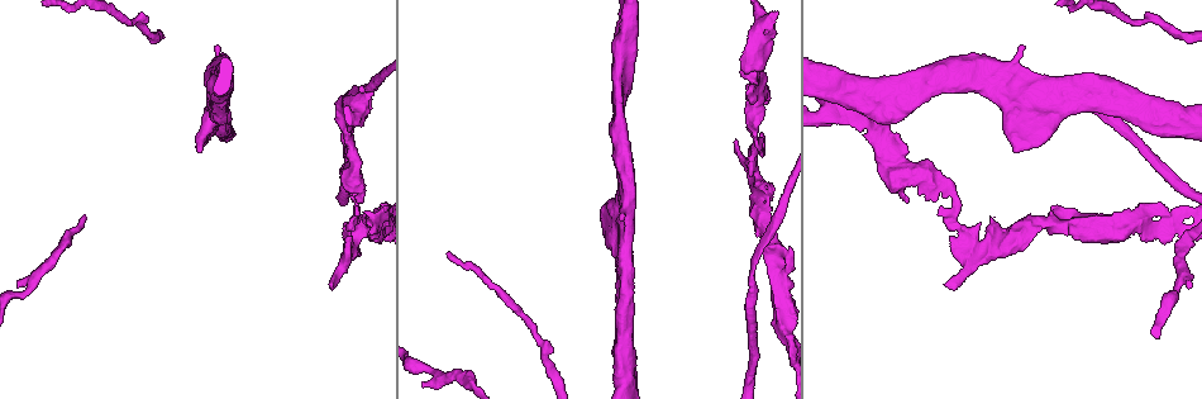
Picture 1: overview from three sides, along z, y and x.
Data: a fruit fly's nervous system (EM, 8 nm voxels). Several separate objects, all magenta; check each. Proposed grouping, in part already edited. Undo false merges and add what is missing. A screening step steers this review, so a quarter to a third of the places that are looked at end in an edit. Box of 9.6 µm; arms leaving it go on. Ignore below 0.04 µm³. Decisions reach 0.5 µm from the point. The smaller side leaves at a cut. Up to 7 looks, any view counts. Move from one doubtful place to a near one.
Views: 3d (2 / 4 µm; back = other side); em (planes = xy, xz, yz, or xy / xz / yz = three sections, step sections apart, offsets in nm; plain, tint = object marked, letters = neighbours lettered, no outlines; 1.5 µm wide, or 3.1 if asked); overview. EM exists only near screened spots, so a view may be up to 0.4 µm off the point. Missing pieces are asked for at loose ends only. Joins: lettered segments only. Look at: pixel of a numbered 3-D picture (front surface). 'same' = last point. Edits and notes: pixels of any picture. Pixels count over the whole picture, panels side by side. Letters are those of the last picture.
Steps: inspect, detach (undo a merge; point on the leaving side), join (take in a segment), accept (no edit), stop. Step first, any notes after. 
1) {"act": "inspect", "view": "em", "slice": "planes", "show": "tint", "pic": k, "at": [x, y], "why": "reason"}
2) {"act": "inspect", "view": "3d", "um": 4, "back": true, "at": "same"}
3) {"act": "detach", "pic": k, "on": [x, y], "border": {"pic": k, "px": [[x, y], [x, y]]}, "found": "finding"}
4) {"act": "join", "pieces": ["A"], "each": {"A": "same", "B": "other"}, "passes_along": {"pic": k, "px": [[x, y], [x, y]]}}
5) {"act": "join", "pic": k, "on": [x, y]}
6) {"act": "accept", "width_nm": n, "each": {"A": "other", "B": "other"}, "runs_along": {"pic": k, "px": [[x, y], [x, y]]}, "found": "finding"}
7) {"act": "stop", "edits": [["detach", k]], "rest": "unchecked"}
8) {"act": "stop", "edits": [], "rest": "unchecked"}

{"act": "inspect", "view": "em", "slice": "planes", "show": "letters", "pic": 1, "at": [356, 115], "why": "thick turns thin"}

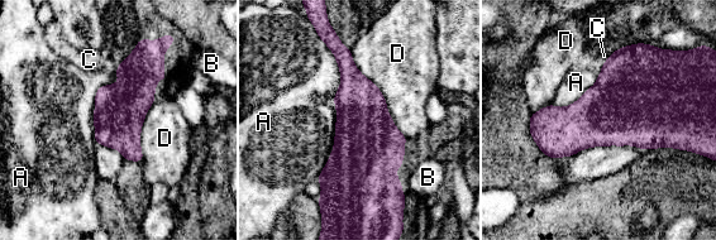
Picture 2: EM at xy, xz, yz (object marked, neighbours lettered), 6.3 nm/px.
{"act": "accept", "width_nm": 320, "each": {"A": "other", "B": "other", "C": "other", "D": "other"}, "border": {"pic": 2, "px": [[348, 48], [406, 138]]}, "found": "all the same cell"}

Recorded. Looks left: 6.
{"act": "inspect", "view": "em", "slice": "xy", "step": 4, "show": "letters", "pic": 1, "at": [333, 285], "why": "free end"}

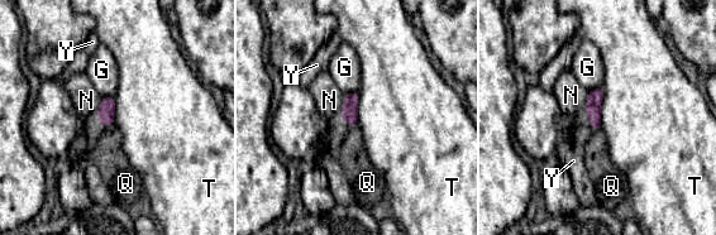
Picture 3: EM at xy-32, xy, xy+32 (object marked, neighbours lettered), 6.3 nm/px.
{"act": "accept", "each": {"G": "other", "N": "other", "Q": "other", "T": "other", "Y": "other"}, "border": {"pic": 3, "px": [[602, 87], [600, 126]]}, "found": "none of them fits"}

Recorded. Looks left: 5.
{"act": "inspect", "view": "3d", "um": 2, "pic": 1, "at": [769, 203], "why": "free end"}

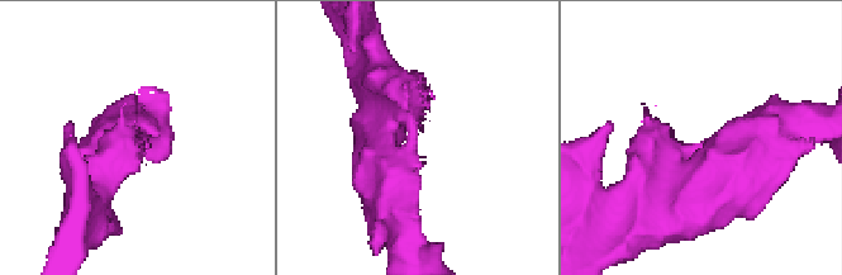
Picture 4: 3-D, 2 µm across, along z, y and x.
{"act": "inspect", "view": "em", "slice": "xy", "step": 8, "show": "letters", "pic": 4, "at": [701, 144], "why": "now the EM"}

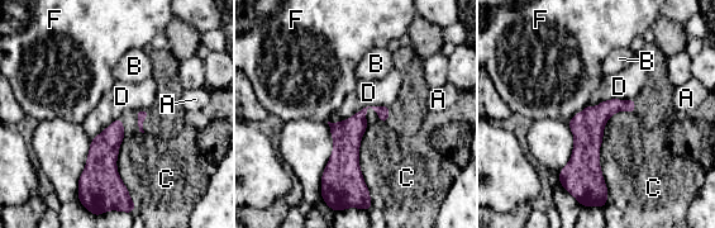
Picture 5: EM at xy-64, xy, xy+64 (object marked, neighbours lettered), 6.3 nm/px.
{"act": "accept", "each": {"A": "other", "B": "other", "C": "other", "D": "other", "F": "other"}, "border": {"pic": 5, "px": [[389, 105], [367, 105], [329, 122]]}, "found": "none of them fits"}

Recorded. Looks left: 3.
{"act": "stop", "edits": [], "rest": "unchecked"}

